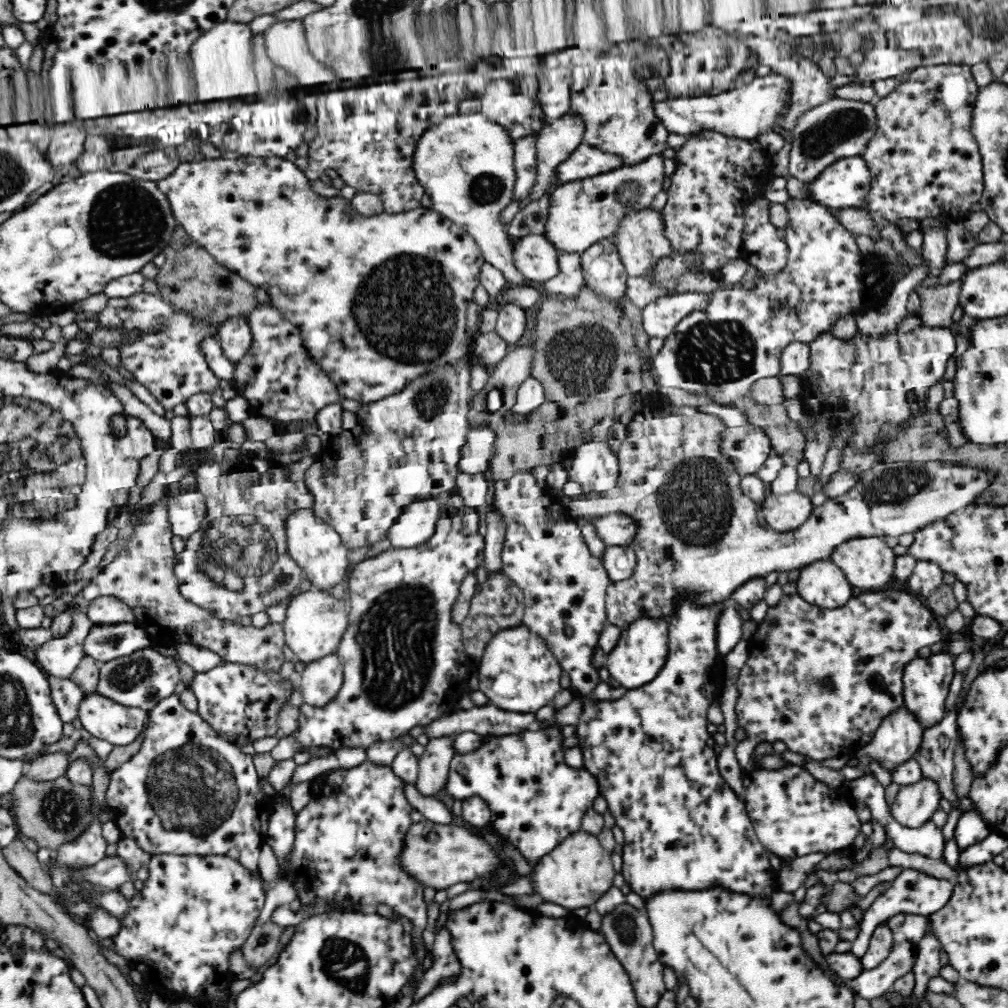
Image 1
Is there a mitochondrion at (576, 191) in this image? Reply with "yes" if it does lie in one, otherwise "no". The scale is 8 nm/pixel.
no

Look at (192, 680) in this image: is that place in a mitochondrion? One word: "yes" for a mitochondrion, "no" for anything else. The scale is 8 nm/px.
no

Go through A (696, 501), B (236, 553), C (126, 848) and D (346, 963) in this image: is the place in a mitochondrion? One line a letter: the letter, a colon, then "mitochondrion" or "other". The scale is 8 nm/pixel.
A: mitochondrion
B: mitochondrion
C: other
D: mitochondrion

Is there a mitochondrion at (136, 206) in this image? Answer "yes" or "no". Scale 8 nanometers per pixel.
yes

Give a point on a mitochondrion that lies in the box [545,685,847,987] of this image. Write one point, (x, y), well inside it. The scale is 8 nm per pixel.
(626, 930)

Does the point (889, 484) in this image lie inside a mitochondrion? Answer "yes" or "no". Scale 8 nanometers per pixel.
yes

